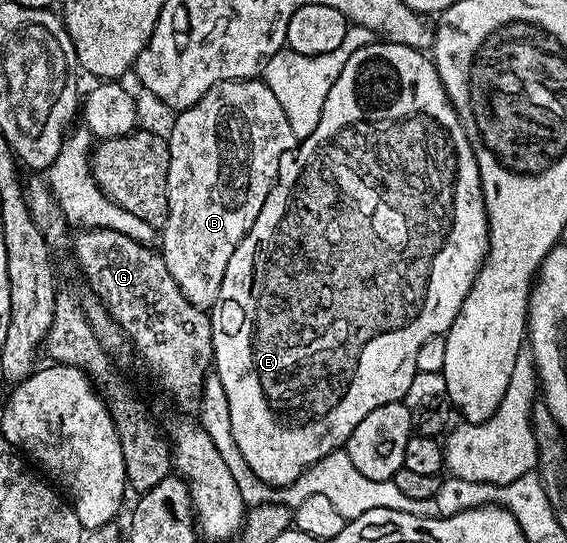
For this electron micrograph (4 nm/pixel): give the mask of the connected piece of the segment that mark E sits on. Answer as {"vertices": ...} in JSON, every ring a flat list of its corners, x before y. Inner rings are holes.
{"vertices":[[366,42,363,43,360,50,350,53,348,62,342,63,340,78,336,78,332,90,328,90,328,98,324,98,324,110,320,114,320,122,316,122,316,130,312,130,312,134,308,138,304,138,294,151,286,152,280,158,278,179,274,181,272,190,264,202,252,230,248,230,248,234,242,239,240,246,236,246,236,254,232,254,232,258,228,262,228,270,224,270,224,282,220,286,220,294,216,298,213,308,208,312,212,330,212,350,214,351,212,368,215,373,218,371,217,387,222,388,226,395,226,409,232,422,232,438,254,477,271,489,285,488,286,485,296,482,308,470,310,464,320,462,329,452,341,449,352,434,352,430,356,430,356,426,360,426,360,422,364,422,364,418,368,418,368,414,372,414,372,410,385,404,397,404,404,400,405,395,408,394,408,388,412,385,413,376,419,372,416,366,416,354,420,354,420,346,424,346,424,342,428,342,428,338,445,336,446,331,452,326,456,314,460,314,460,306,464,306,464,298,468,298,478,277,478,272,486,263,486,251,490,241,490,223,486,217,486,199,482,193,480,170,474,148,470,145,470,135,467,134,444,86,438,83,438,71,434,69,433,59,425,51,418,51,406,45,381,43,369,44]]}

